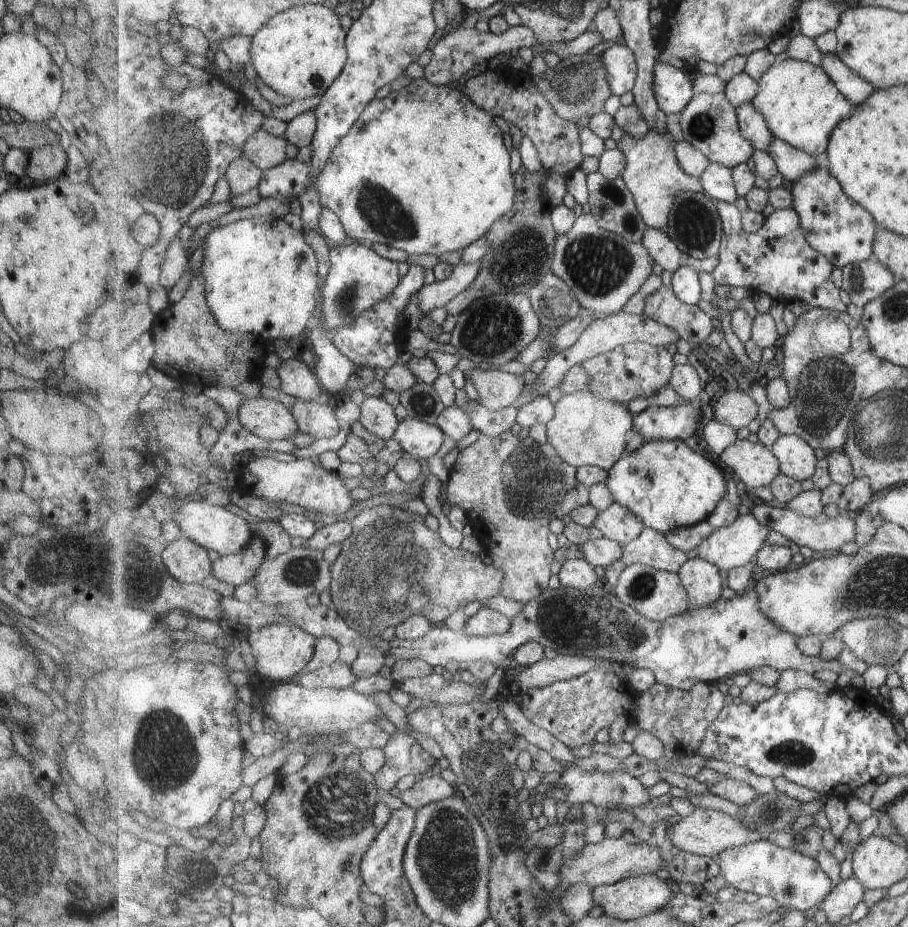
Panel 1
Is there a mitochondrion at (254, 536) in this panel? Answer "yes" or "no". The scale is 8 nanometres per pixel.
no

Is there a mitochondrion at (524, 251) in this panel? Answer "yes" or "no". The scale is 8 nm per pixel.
yes

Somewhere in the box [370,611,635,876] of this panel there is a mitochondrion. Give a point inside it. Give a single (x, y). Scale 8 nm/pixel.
(484, 774)

